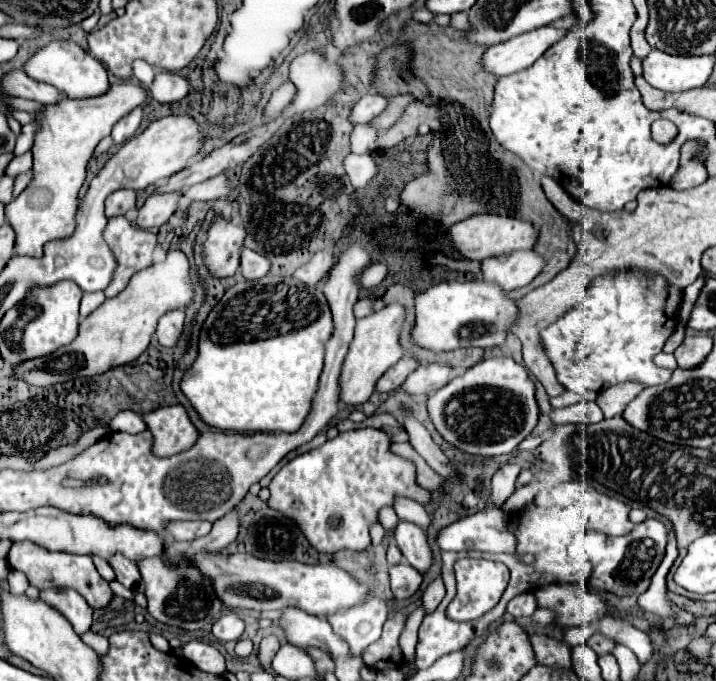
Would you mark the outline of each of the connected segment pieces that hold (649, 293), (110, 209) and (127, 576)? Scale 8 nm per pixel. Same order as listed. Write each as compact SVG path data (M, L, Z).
M628 270L628 272L610 272L604 276L596 276L596 280L590 282L584 294L584 300L578 306L570 308L562 316L558 316L556 322L540 330L542 344L548 352L550 362L556 368L560 384L566 390L582 394L586 390L600 392L620 382L638 382L644 386L658 386L668 382L672 372L654 366L652 358L658 352L662 352L666 340L674 332L678 322L676 316L680 310L680 302L682 302L682 290L678 286L668 284L666 278L660 274L656 276L644 270L634 270L634 272Z
M116 190L106 198L106 218L114 218L120 214L126 214L136 204L136 192L134 190Z
M112 556L110 560L108 560L108 564L112 566L112 570L114 570L114 574L116 574L116 580L122 584L122 586L126 586L126 588L130 588L132 592L144 592L144 584L142 584L142 578L140 578L140 572L138 572L138 568L136 568L136 564L132 562L132 560L128 560L126 556Z

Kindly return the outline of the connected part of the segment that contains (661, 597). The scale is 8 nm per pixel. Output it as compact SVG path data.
M670 528L670 538L668 538L668 544L666 544L666 556L664 556L662 564L658 566L648 592L644 592L642 596L638 596L638 608L642 612L646 612L646 614L654 614L660 620L672 618L676 622L676 626L688 628L688 626L694 626L694 622L696 622L694 614L690 614L690 612L682 610L680 606L676 606L668 598L668 588L666 588L666 576L668 576L668 572L670 572L676 556L678 556L676 534Z

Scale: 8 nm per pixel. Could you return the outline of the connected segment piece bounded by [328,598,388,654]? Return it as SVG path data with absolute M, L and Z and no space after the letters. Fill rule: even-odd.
M370 598L356 608L348 608L336 616L330 616L328 622L332 624L334 632L348 640L352 652L362 654L362 650L376 642L382 634L382 624L388 616L386 600Z

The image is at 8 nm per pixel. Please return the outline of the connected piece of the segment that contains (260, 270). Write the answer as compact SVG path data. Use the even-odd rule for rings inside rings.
M244 248L242 258L240 258L240 268L242 268L242 274L246 280L258 280L258 278L264 278L266 274L270 274L272 264L266 256L256 254L250 248Z

